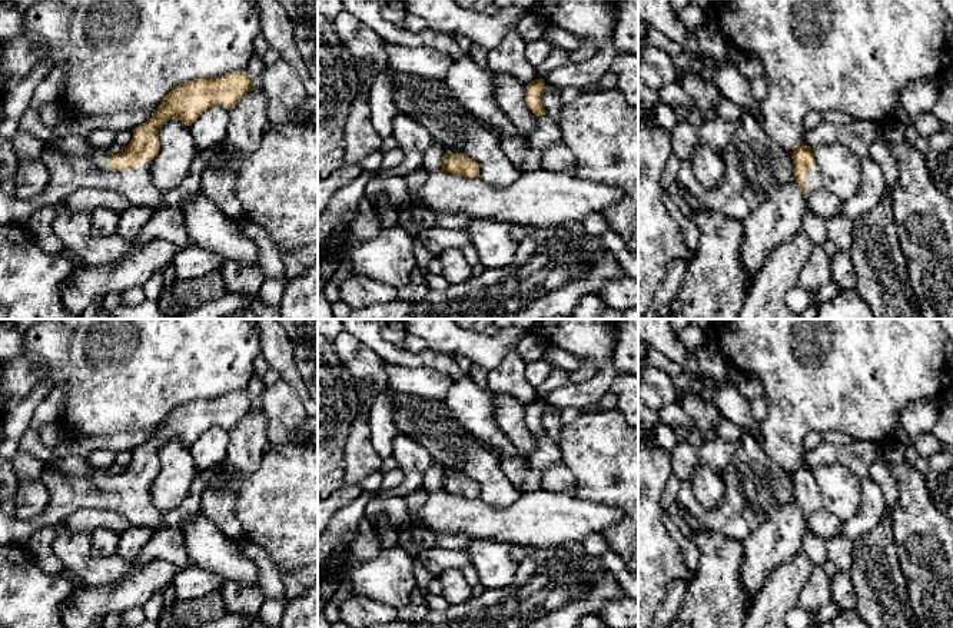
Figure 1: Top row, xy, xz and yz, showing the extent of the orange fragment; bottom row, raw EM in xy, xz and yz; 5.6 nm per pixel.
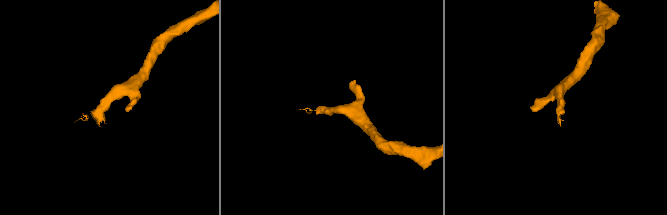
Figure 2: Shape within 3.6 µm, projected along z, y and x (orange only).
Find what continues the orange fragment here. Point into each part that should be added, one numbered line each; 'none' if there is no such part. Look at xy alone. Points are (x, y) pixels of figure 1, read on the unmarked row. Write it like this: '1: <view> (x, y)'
1: xy (69, 494)

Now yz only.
1: yz (814, 502)

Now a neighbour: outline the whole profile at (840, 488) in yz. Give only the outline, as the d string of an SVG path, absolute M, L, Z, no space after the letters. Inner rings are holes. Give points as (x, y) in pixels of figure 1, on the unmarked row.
M826 463L811 468L821 492L823 506L840 521L851 519L861 502L860 478L841 463Z

